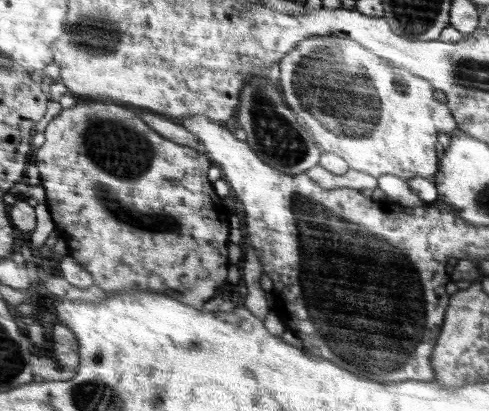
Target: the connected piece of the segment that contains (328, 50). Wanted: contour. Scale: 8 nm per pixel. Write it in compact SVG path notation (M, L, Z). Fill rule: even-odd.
M343 36L306 38L279 63L279 82L287 106L300 114L300 118L304 118L304 122L311 127L316 142L326 153L336 154L342 157L350 168L376 178L383 174L394 174L403 179L436 174L436 128L438 134L444 132L449 135L458 129L459 125L454 120L450 107L434 98L434 88L427 79L395 67L387 59L362 49L355 41Z

